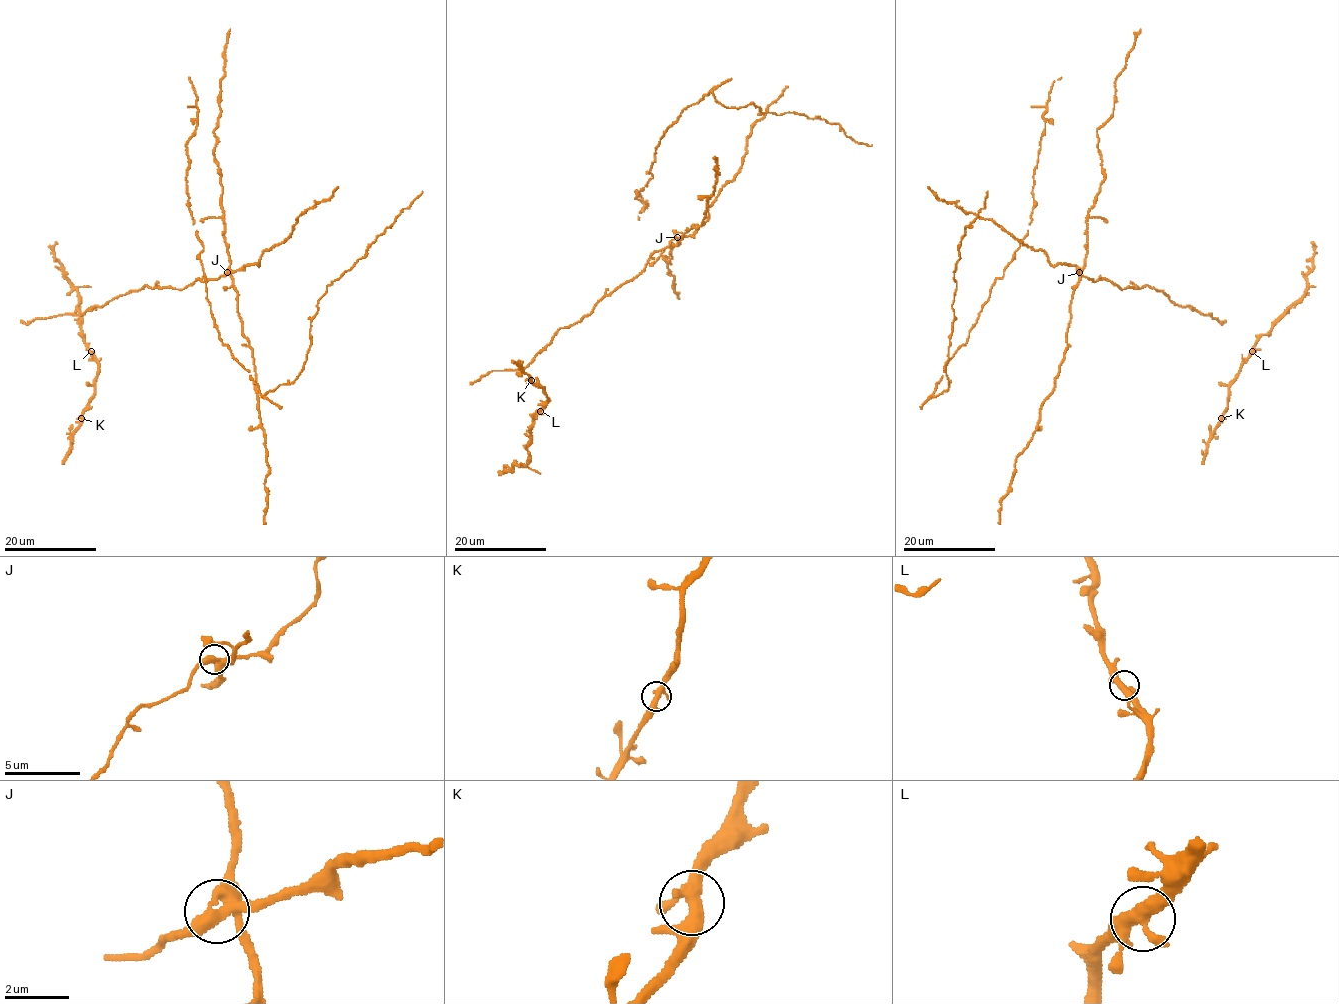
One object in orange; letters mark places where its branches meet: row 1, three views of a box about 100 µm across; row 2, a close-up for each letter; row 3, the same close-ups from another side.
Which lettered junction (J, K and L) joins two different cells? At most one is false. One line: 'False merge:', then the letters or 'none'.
False merge: J

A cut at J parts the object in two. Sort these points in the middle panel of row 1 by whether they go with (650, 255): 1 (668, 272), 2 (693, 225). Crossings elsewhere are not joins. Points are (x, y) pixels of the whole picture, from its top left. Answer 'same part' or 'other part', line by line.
1: other part
2: other part

